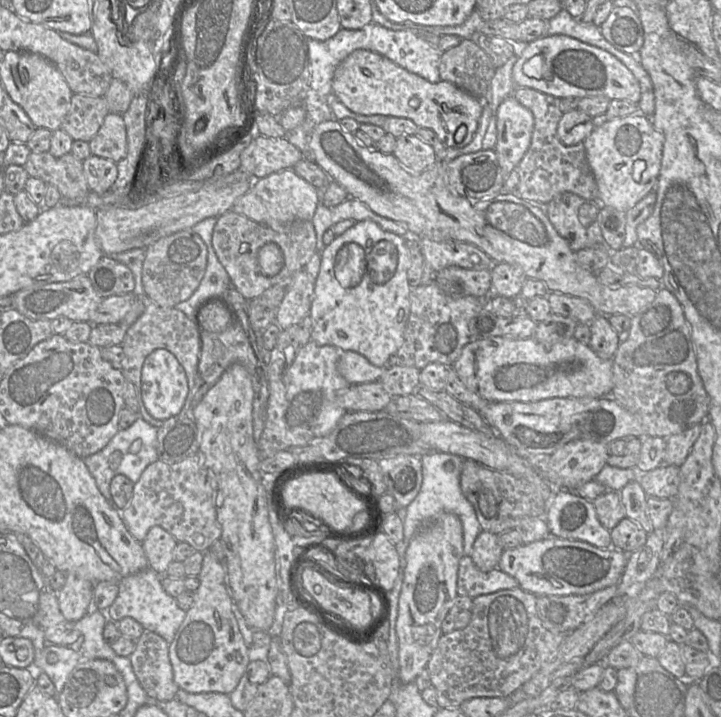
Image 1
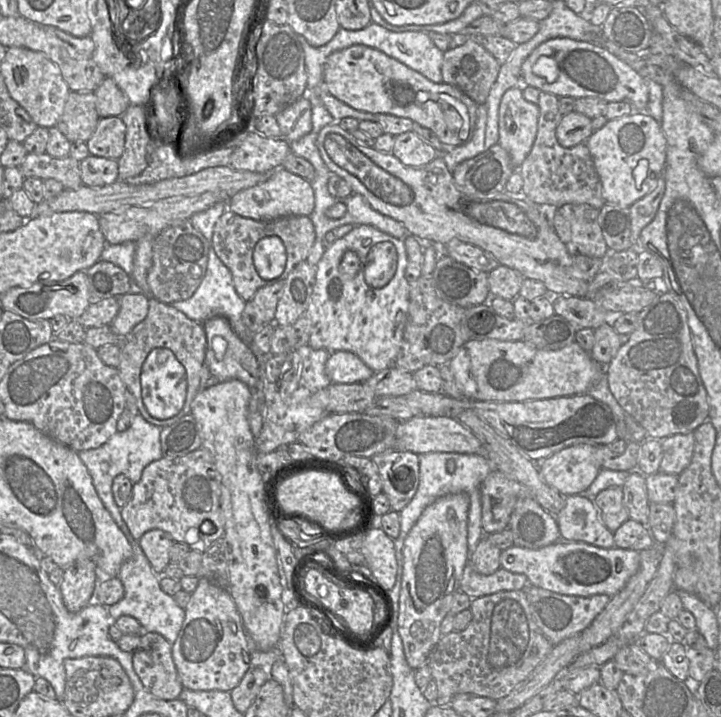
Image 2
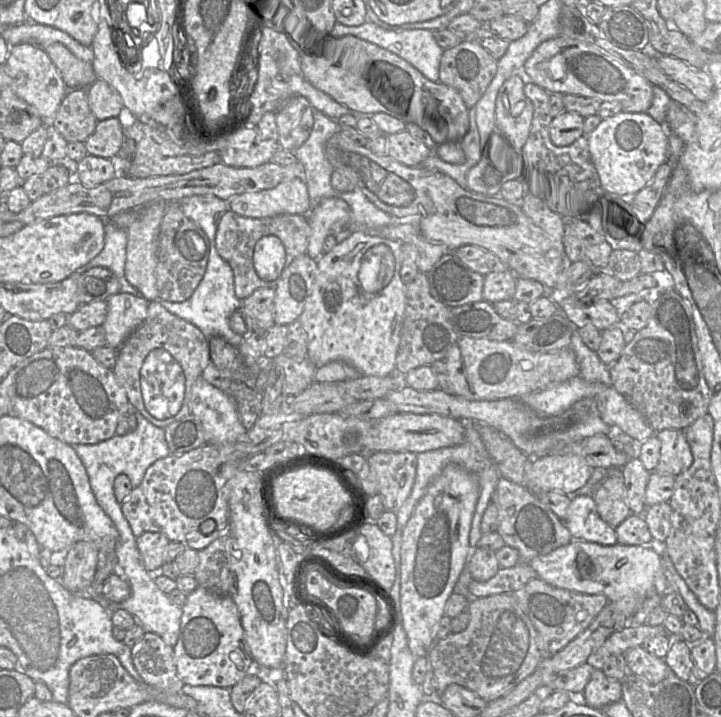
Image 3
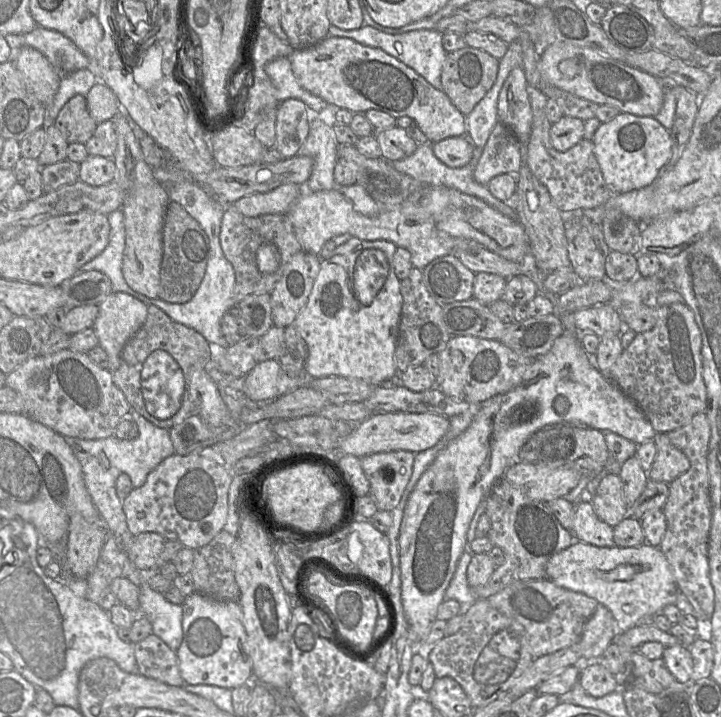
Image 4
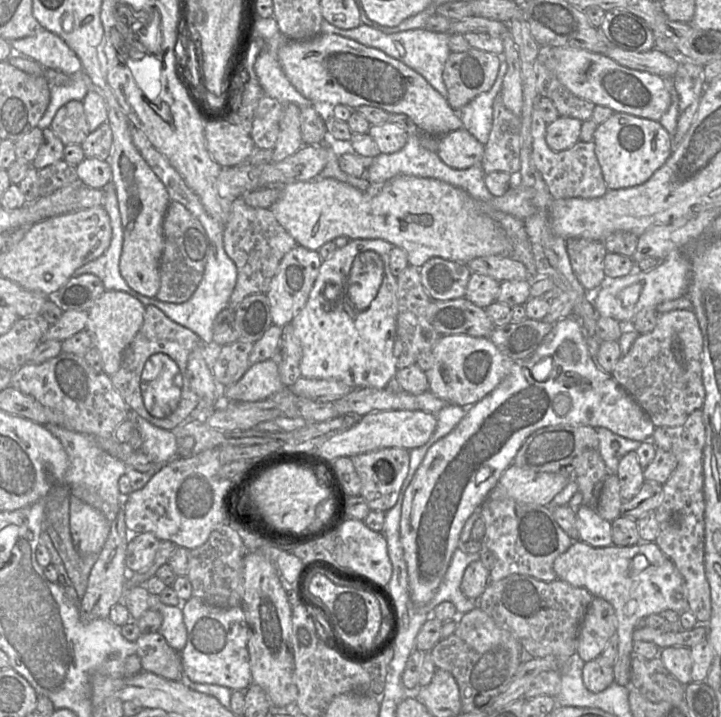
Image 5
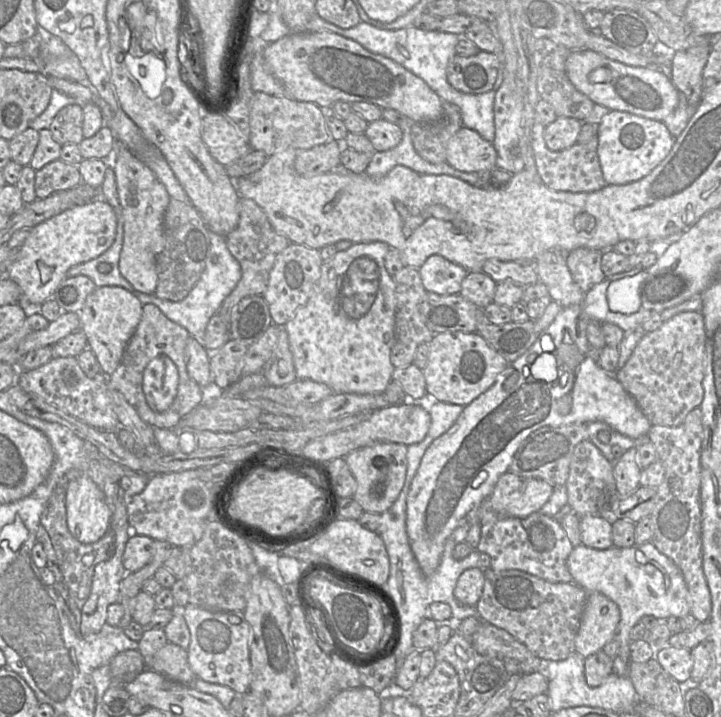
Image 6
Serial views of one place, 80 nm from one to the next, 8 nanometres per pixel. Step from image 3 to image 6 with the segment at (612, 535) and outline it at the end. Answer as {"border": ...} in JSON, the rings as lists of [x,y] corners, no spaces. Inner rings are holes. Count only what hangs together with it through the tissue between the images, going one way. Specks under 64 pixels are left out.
{"border":[[[602,515],[580,517],[581,542],[593,549],[605,550],[613,546],[612,524],[614,519]]]}

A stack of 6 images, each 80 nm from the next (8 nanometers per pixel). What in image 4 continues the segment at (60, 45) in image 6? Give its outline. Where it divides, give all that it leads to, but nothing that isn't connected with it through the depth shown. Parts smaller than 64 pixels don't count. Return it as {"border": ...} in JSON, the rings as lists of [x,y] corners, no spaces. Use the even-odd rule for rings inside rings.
{"border":[[[36,26],[31,32],[4,35],[10,48],[33,47],[42,52],[61,74],[86,69],[90,59],[62,33]]]}

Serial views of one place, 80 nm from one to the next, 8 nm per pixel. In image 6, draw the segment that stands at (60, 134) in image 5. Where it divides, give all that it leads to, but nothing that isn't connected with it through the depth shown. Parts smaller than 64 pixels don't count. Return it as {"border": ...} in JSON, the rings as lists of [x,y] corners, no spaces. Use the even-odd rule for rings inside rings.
{"border":[[[70,104],[62,108],[48,128],[59,145],[80,144],[83,137],[83,105]]]}

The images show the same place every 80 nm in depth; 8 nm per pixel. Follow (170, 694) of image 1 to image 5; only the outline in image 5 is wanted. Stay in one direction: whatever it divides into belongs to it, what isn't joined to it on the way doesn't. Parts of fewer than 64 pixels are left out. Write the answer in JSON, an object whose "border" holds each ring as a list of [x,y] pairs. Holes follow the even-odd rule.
{"border":[[[159,632],[141,634],[136,645],[143,671],[168,680],[183,680],[180,653],[173,650]]]}

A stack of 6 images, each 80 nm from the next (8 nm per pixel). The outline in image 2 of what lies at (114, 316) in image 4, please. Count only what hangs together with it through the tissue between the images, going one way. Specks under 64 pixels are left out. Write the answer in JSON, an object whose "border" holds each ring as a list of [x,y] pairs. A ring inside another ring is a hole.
{"border":[[[130,292],[119,297],[119,312],[110,324],[112,331],[119,337],[124,337],[131,332],[146,318],[149,298],[150,295]]]}

